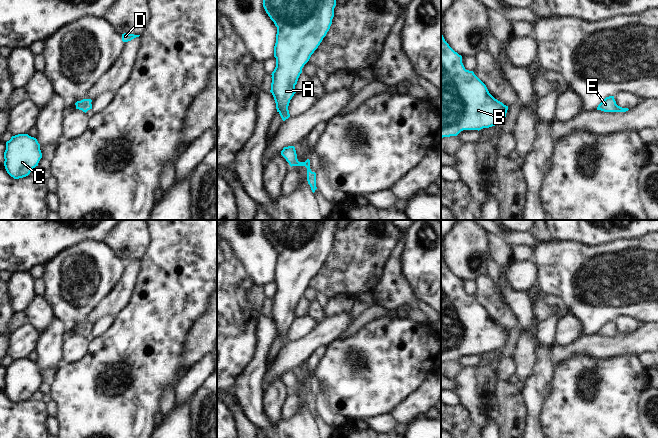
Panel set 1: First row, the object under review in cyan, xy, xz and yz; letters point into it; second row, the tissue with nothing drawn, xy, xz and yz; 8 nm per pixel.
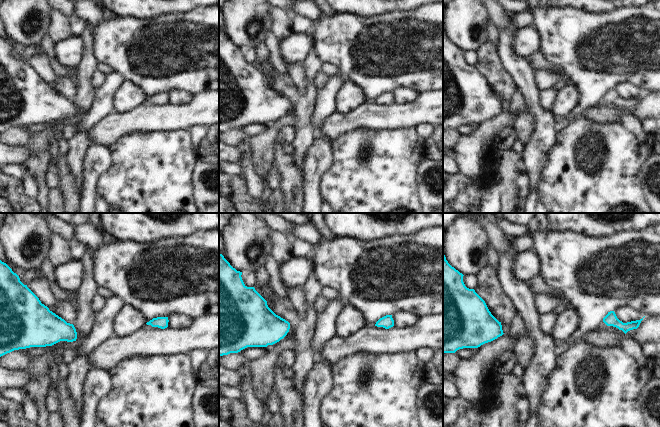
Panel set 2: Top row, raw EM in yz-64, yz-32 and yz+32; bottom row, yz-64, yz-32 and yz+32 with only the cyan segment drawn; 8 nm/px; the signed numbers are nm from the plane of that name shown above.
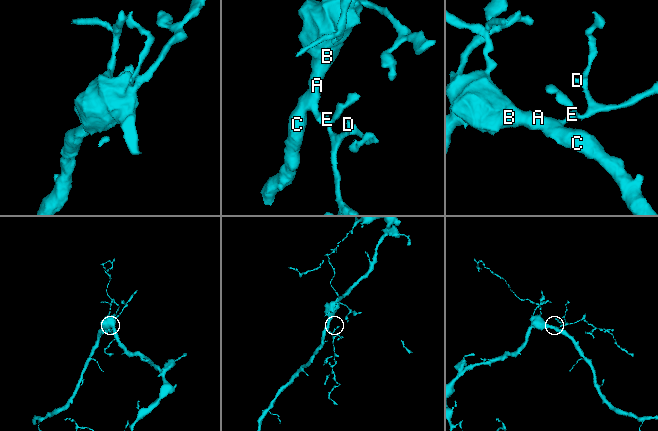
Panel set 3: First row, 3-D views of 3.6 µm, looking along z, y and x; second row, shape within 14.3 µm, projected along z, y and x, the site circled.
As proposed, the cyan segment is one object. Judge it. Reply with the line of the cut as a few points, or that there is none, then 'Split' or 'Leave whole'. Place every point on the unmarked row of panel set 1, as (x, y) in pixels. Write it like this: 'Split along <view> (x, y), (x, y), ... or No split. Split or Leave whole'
No split. Leave whole.

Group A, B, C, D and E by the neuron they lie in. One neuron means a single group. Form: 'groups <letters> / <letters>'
groups A B C D E

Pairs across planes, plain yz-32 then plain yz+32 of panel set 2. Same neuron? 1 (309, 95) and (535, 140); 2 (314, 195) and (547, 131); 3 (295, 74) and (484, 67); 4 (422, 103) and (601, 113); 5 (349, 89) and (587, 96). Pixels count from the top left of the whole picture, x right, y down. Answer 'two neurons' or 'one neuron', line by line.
1: two neurons
2: one neuron
3: two neurons
4: one neuron
5: two neurons

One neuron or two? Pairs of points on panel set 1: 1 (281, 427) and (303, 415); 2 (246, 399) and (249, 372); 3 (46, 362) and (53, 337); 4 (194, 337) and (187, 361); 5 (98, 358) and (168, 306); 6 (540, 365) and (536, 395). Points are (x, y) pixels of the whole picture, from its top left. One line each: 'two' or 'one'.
1: one
2: one
3: one
4: one
5: one
6: one

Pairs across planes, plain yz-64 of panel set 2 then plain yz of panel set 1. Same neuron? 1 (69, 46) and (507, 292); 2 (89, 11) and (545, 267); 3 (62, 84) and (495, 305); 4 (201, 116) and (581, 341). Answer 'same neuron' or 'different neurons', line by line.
1: different neurons
2: different neurons
3: same neuron
4: same neuron

